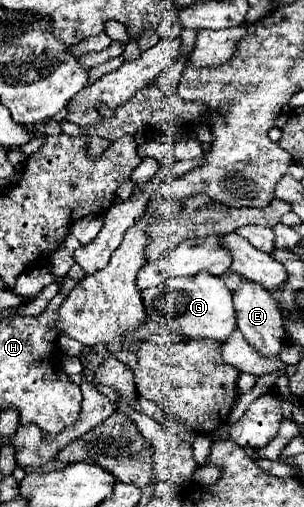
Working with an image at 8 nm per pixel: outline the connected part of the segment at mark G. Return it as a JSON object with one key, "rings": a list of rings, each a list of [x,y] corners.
{"rings":[[[201,272],[193,278],[169,278],[169,282],[141,292],[147,316],[159,324],[167,324],[173,332],[187,338],[213,338],[225,342],[237,328],[231,290],[225,286],[223,278],[209,272]]]}

